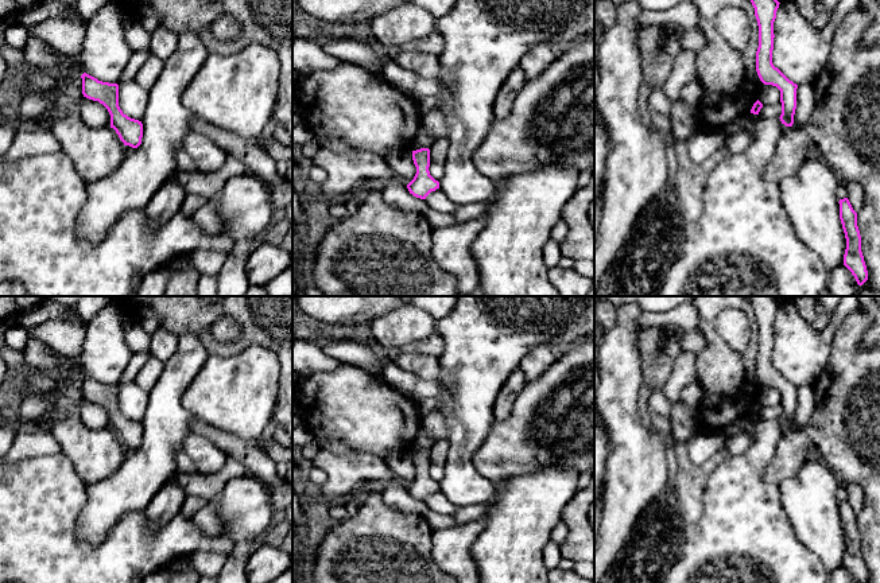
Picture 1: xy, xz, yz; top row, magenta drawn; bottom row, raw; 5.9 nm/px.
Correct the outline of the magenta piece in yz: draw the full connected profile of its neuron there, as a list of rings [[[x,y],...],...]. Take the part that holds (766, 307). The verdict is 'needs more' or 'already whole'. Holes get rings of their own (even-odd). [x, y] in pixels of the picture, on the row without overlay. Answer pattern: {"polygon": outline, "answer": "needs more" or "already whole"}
{"polygon": [[[749,296],[749,300],[759,327],[757,377],[764,386],[772,386],[780,392],[782,416],[779,420],[786,428],[792,428],[798,386],[790,382],[772,365],[774,323],[780,304],[772,296]]], "answer": "already whole"}

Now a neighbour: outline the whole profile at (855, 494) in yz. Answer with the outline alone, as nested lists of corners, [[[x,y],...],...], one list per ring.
[[[845,483],[846,500],[856,514],[861,513],[865,505],[864,491],[857,483]]]

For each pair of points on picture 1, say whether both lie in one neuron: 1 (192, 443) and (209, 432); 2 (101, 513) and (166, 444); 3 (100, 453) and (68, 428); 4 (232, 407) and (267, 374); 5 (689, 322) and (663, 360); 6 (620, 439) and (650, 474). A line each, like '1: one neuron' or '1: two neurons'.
1: two neurons
2: one neuron
3: one neuron
4: one neuron
5: two neurons
6: one neuron

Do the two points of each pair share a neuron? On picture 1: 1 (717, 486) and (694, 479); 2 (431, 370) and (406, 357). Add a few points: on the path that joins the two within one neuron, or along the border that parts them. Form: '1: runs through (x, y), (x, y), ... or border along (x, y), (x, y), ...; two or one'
1: border along (714, 469), (705, 486), (704, 509), (700, 515); two
2: runs through (425, 366), (413, 362); one

